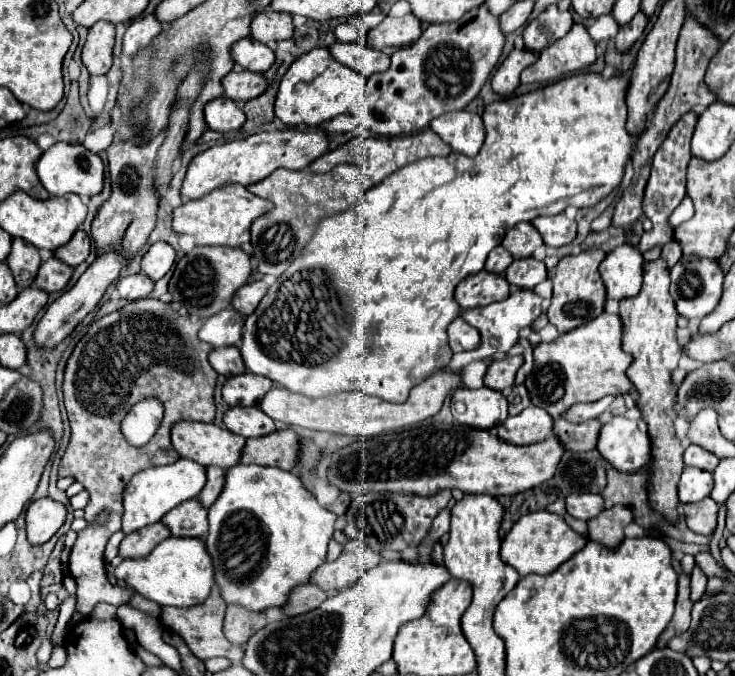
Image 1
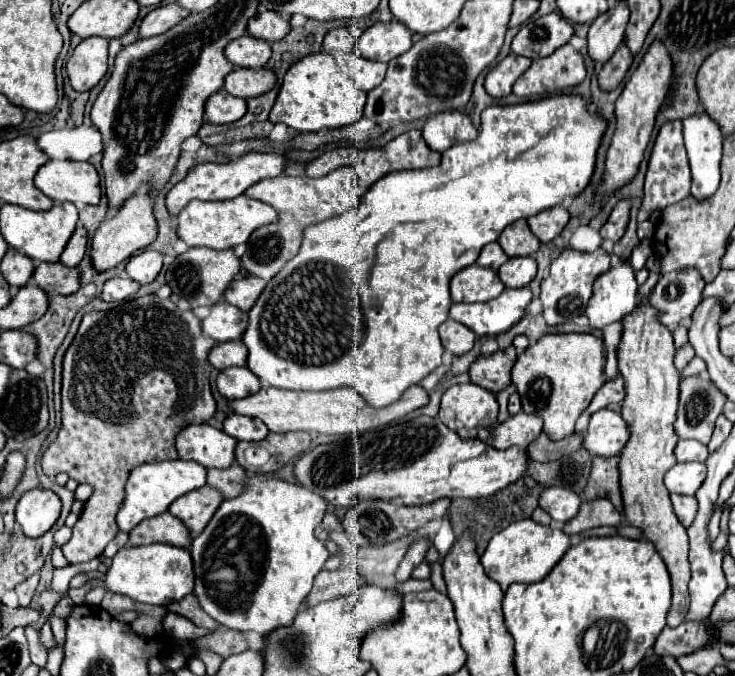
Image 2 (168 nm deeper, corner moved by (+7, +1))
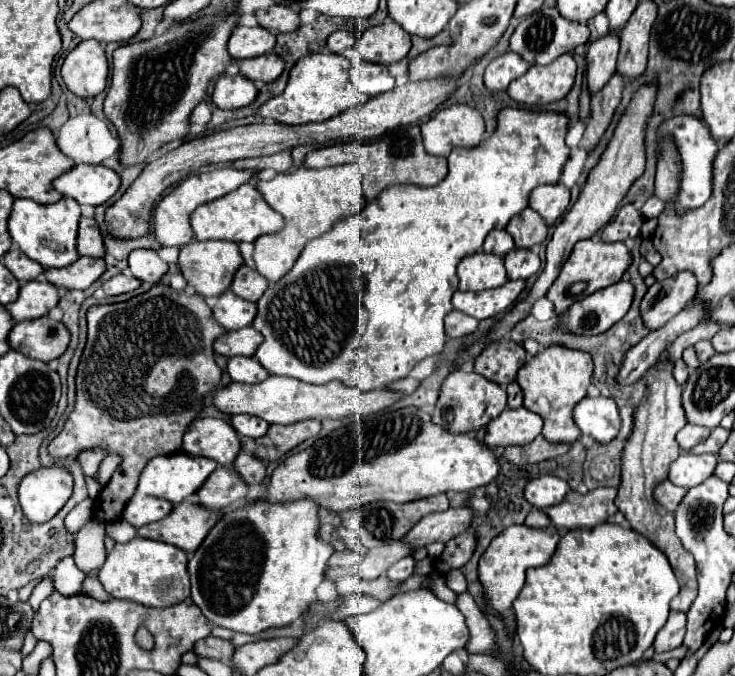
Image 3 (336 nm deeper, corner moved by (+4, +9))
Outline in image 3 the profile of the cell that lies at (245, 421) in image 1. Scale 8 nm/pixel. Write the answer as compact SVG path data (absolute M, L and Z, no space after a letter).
M239 414L231 418L233 428L241 434L241 436L249 436L249 438L261 438L265 436L269 424L263 418L257 416L247 416L247 414Z

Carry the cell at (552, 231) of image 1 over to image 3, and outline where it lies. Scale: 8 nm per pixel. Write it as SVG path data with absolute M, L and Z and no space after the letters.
M561 182L543 184L531 192L529 206L539 212L547 224L553 224L569 206L569 188Z

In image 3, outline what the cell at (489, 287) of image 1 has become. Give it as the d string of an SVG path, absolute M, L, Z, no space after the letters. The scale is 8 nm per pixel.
M483 250L465 256L457 268L459 290L479 292L487 288L497 288L507 282L507 272L501 256L485 254Z

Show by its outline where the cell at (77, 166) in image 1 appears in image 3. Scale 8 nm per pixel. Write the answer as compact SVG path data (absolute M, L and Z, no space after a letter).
M77 164L73 170L59 176L53 186L63 196L75 198L79 204L101 206L115 196L121 186L121 178L107 166Z

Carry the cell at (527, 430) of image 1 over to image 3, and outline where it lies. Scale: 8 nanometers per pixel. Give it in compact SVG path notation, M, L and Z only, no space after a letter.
M507 408L501 416L487 424L485 446L487 448L505 448L505 446L525 446L535 436L541 434L543 420L527 408L511 410Z

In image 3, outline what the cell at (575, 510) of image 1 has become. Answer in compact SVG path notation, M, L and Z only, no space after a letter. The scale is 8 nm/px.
M545 474L531 480L525 486L525 500L535 508L545 508L545 506L559 504L567 492L569 492L567 482L563 482L553 474Z

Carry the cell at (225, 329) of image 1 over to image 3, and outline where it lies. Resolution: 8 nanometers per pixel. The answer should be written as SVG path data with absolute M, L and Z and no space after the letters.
M231 290L223 292L213 308L215 320L225 330L239 330L239 328L249 326L253 322L255 314L257 314L257 306L249 300L235 296Z

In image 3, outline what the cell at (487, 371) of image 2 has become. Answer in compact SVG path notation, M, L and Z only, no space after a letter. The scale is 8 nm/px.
M503 338L483 348L483 352L475 358L475 372L505 388L515 380L517 370L525 364L525 360L525 348L513 340Z

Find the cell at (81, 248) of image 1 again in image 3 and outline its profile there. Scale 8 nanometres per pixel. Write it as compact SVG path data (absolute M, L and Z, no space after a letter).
M85 216L81 218L77 248L79 248L81 256L91 256L91 258L105 256L105 244L103 244L101 228L95 222L95 218L85 218Z

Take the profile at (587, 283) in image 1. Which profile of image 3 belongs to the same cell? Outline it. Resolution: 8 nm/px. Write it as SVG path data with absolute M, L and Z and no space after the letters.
M593 240L577 242L567 264L563 264L559 278L547 292L547 298L553 302L555 312L563 314L575 300L583 300L583 296L591 296L601 288L617 284L623 278L629 264L631 264L631 252L623 242L613 242L613 244L593 242Z

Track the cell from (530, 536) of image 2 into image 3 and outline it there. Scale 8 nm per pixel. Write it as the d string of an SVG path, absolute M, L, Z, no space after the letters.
M521 524L515 528L507 528L503 534L499 534L481 556L479 568L477 568L477 578L481 582L483 594L487 596L487 604L506 618L515 619L512 609L513 600L509 600L509 596L519 594L519 590L523 588L523 578L527 568L543 566L547 558L555 552L557 542L559 542L559 536L553 526L545 530L537 530L537 528L527 528Z

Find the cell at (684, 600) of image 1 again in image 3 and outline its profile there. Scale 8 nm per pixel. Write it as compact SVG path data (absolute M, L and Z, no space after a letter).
M659 362L655 368L651 368L647 376L649 386L649 398L643 400L635 408L635 428L623 448L623 466L621 466L621 486L615 498L617 508L623 512L627 522L633 530L647 536L667 558L673 566L673 572L681 584L681 592L671 600L671 610L687 612L697 596L697 580L695 580L695 562L691 556L687 556L685 548L681 548L679 538L675 536L675 516L671 512L663 512L653 502L653 486L659 484L659 480L667 478L669 464L681 454L681 448L675 440L677 432L687 424L683 406L681 406L681 386L671 376L673 364Z

